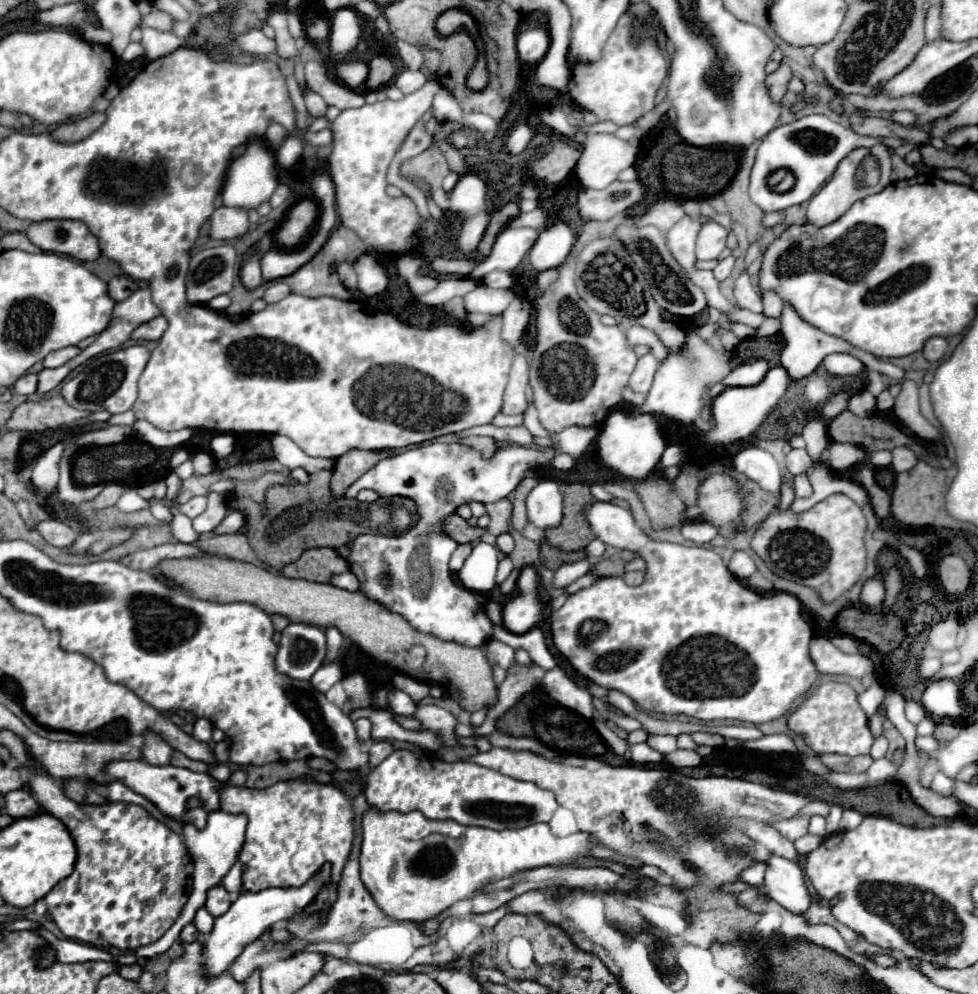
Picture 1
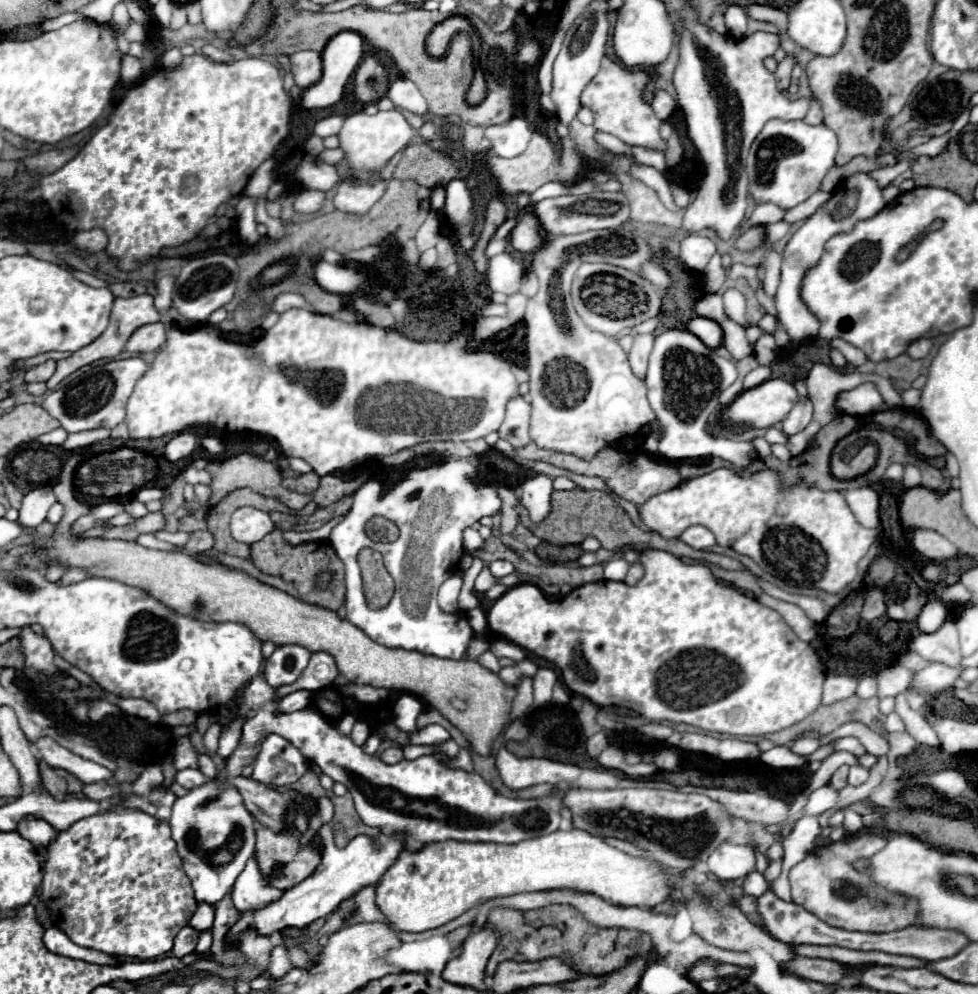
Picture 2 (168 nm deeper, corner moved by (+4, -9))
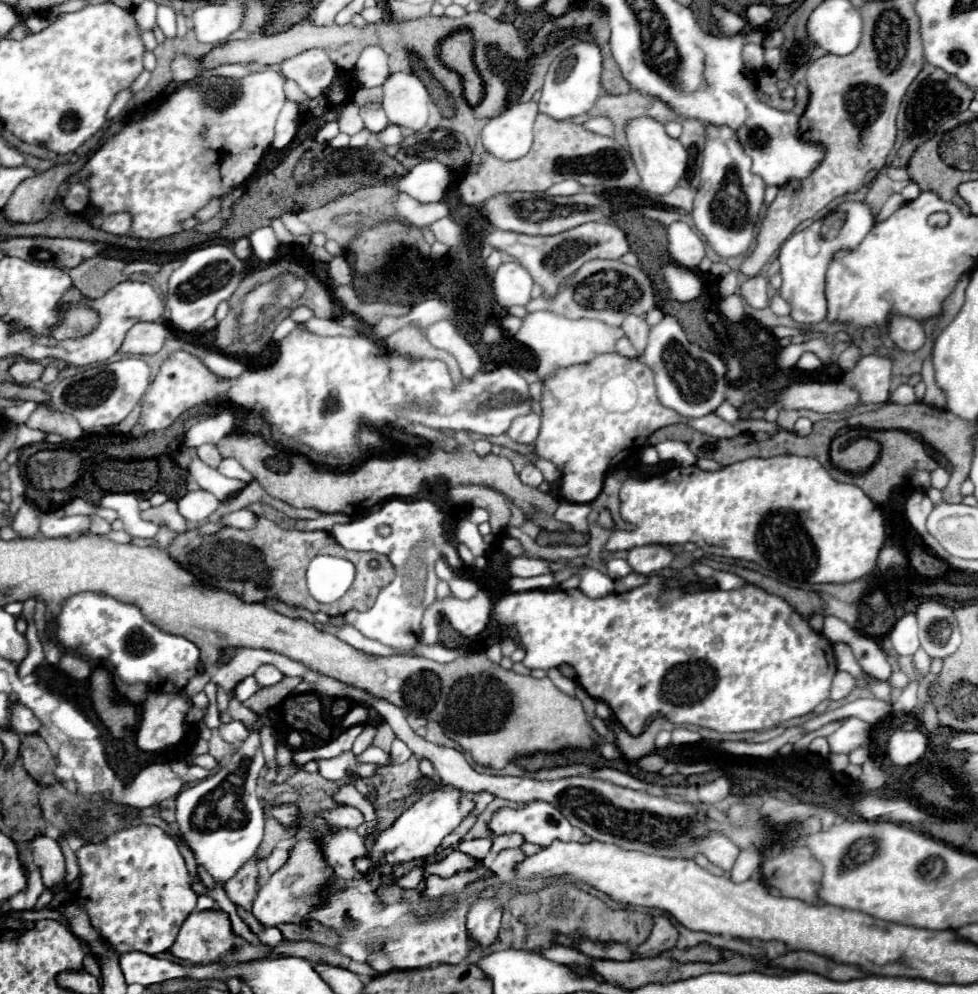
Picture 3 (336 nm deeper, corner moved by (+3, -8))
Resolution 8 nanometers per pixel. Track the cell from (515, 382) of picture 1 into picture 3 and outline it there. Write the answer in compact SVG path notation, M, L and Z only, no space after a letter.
M527 414L517 418L509 428L509 438L517 444L527 444L527 440L535 440L539 436L541 428L541 416L539 414Z

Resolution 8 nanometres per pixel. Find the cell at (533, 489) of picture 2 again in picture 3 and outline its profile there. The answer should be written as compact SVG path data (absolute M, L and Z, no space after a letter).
M525 464L521 470L519 470L519 478L521 478L521 482L525 482L525 484L529 484L529 486L539 486L541 482L543 482L543 474L541 474L541 470L535 466L535 464Z

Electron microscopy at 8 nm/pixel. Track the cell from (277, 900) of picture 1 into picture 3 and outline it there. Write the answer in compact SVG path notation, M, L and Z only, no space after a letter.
M421 760L421 772L425 776L429 776L435 784L439 784L439 788L429 790L419 802L415 802L407 812L403 812L403 816L385 832L379 832L375 836L375 844L371 848L369 858L359 858L355 860L355 868L361 872L369 872L369 870L379 870L383 872L389 864L393 862L405 862L405 860L413 860L413 858L425 858L429 854L433 854L437 850L437 846L469 816L469 812L475 808L475 802L467 796L467 792L455 788L455 786L447 786L443 784L437 776L435 776L435 768L431 766L429 760Z

